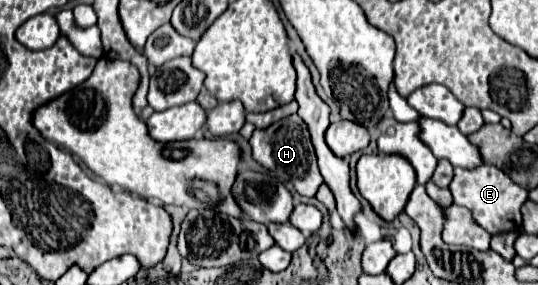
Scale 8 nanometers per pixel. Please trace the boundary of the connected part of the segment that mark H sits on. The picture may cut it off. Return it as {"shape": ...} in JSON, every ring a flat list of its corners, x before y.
{"shape":[[290,102,286,106,270,110,270,112,246,114,246,120,252,122,256,128,266,128,266,130,254,130,254,134,250,138,250,146,252,146,252,156,254,156,254,160,258,164,262,164,264,168,268,168,276,178,280,178,284,182,292,182,292,186,296,188,296,192,300,196,312,198,318,192,318,188,324,184,324,178,322,178,322,174,320,174,320,170,316,166,314,146,310,142,308,128,304,124,304,120,298,114,294,114,296,110,298,110,298,104]]}

